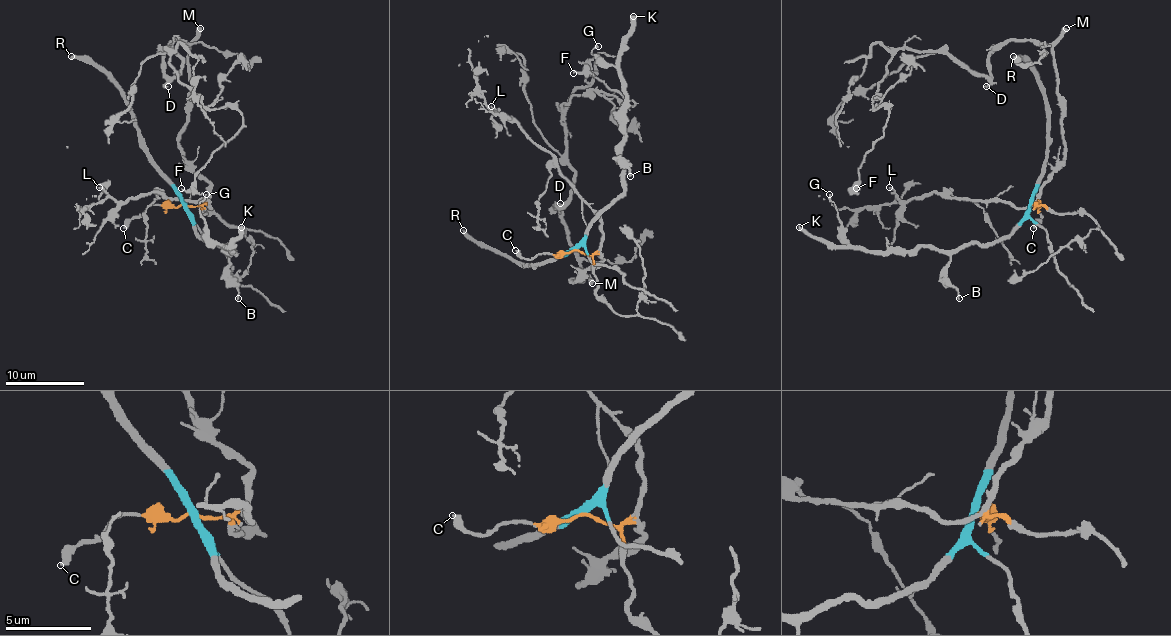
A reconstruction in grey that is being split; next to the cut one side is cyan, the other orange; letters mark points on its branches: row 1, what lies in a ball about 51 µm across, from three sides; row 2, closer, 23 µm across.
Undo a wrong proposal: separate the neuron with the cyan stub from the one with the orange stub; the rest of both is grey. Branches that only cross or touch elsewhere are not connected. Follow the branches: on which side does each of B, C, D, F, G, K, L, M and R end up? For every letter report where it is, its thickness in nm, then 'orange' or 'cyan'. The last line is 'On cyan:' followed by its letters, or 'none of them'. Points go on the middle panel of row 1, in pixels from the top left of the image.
B: at (630, 176); 130 nm thick; cyan
C: at (515, 250); 360 nm thick; orange
D: at (560, 203); 140 nm thick; orange
F: at (573, 73); 150 nm thick; orange
G: at (598, 46); 130 nm thick; cyan
K: at (633, 16); 400 nm thick; cyan
L: at (491, 106); 170 nm thick; orange
M: at (592, 283); 480 nm thick; orange
R: at (463, 230); 280 nm thick; cyan
On cyan: B, G, K, R

